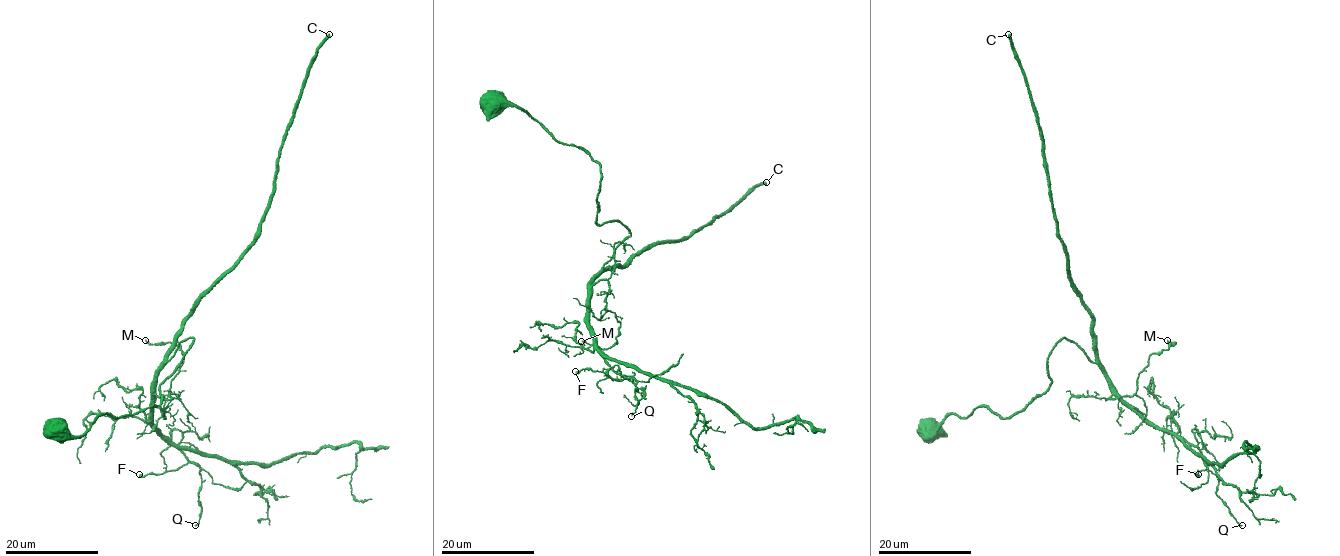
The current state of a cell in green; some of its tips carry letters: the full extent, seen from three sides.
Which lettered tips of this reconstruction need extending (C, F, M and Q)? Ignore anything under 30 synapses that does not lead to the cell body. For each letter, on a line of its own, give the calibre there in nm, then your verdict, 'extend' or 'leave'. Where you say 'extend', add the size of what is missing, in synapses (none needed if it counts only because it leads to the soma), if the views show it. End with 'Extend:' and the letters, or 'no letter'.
C: calibre 460 nm; extend; 950 synapses
F: calibre 380 nm; leave
M: calibre 190 nm; leave
Q: calibre 160 nm; leave
Extend: C

